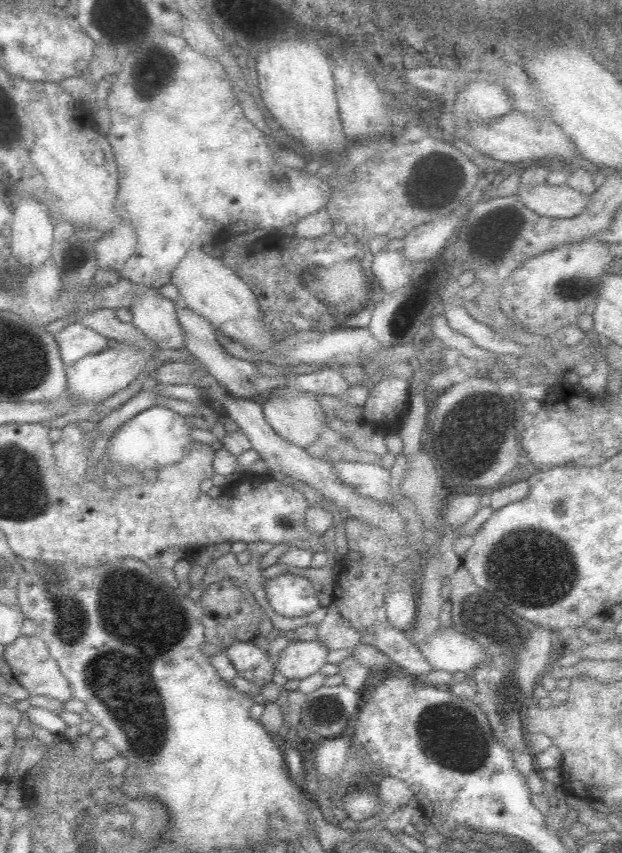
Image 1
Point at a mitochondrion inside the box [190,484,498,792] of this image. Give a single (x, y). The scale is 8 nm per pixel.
(440, 732)

